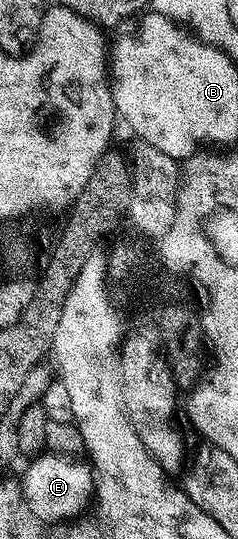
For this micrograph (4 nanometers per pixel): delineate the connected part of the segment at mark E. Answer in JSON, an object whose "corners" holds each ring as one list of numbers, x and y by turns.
{"corners":[[46,451,28,462,25,477,23,476,21,481,21,490,25,492,29,509,41,518,42,522,68,522,82,516,90,508,95,497,95,474,84,460,77,460,81,459]]}

